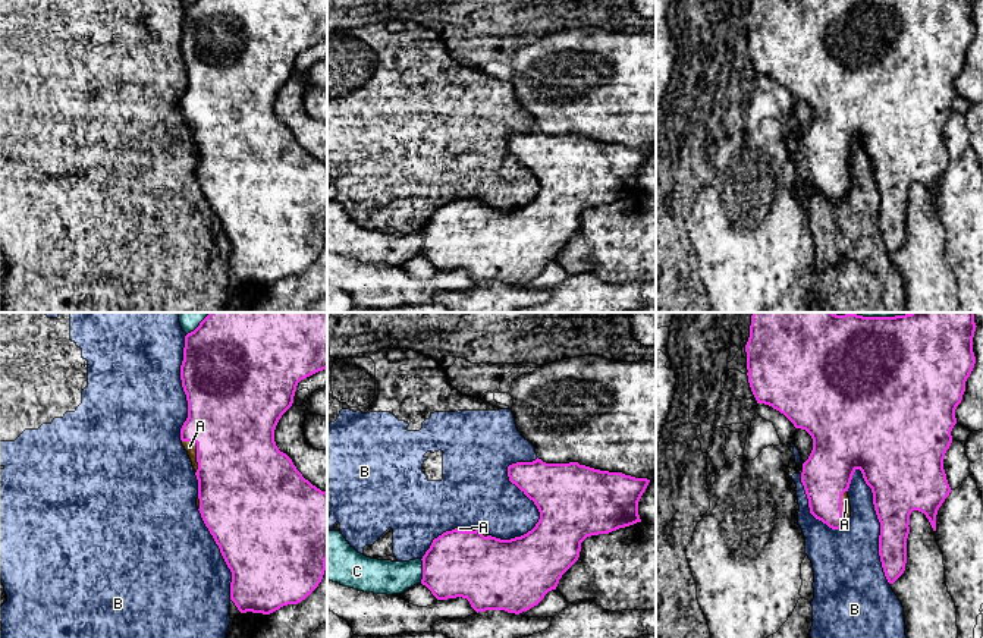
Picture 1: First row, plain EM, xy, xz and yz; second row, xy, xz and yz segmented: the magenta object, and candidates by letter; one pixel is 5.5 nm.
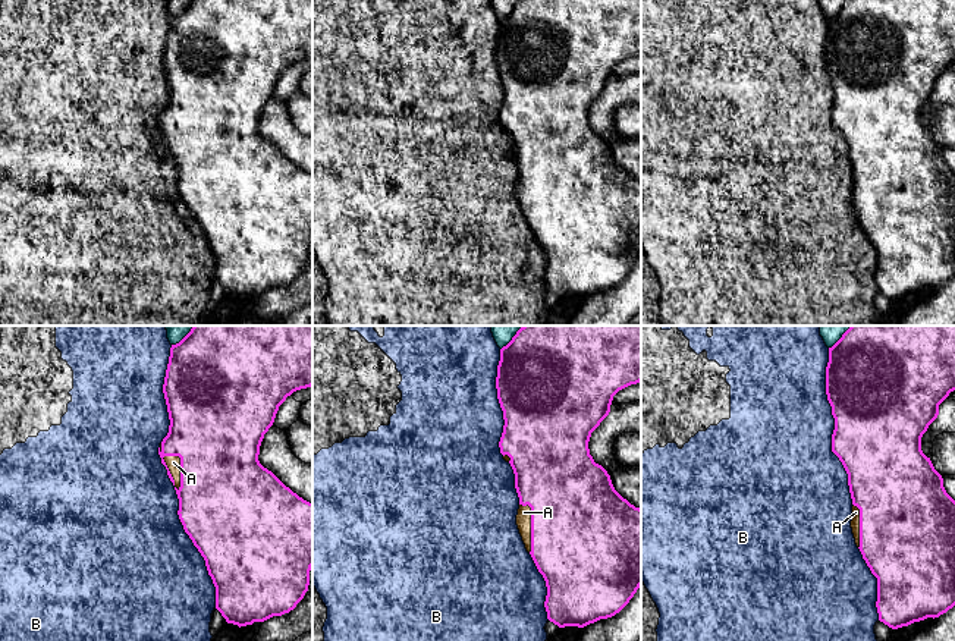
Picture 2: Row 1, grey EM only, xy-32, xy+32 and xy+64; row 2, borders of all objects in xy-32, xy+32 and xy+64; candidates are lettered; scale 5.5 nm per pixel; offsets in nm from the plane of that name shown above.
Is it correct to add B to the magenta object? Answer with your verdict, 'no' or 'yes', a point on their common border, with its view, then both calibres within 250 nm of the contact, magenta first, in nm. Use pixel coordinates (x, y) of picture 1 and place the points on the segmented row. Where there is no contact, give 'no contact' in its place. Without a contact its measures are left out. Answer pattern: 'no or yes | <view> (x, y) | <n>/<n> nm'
no | xz (534, 503) | 400/320 nm

